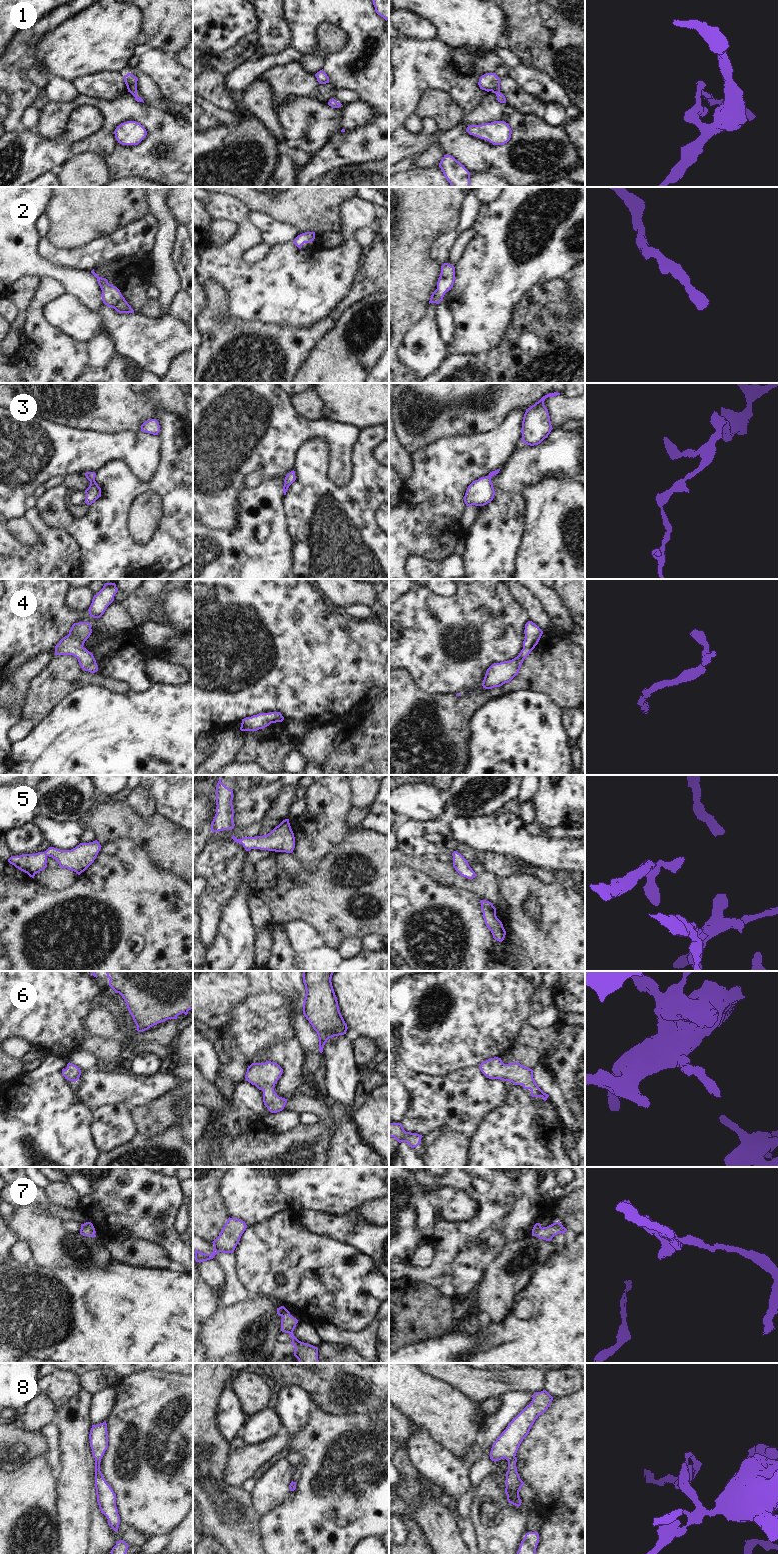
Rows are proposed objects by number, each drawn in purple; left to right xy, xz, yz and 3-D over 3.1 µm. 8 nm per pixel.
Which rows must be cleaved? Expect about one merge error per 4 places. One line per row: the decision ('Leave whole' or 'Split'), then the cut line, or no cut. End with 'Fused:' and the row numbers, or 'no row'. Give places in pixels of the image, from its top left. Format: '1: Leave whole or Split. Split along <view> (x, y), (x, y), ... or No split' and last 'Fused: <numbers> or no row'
1: Leave whole. No split
2: Leave whole. No split
3: Leave whole. No split
4: Leave whole. No split
5: Leave whole. No split
6: Leave whole. No split
7: Leave whole. No split
8: Leave whole. No split
Fused: no row.

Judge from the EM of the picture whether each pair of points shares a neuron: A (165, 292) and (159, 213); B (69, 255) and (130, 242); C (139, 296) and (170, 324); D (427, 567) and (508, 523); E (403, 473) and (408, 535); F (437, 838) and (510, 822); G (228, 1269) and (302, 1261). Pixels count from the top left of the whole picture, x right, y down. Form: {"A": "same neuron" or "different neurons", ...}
{"A": "same neuron", "B": "same neuron", "C": "different neurons", "D": "different neurons", "E": "different neurons", "F": "different neurons", "G": "different neurons"}

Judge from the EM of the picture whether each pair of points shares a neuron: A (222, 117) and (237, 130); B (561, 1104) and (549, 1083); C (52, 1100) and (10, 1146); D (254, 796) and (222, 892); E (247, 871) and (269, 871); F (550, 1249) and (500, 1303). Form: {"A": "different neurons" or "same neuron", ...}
{"A": "different neurons", "B": "same neuron", "C": "same neuron", "D": "same neuron", "E": "different neurons", "F": "same neuron"}

